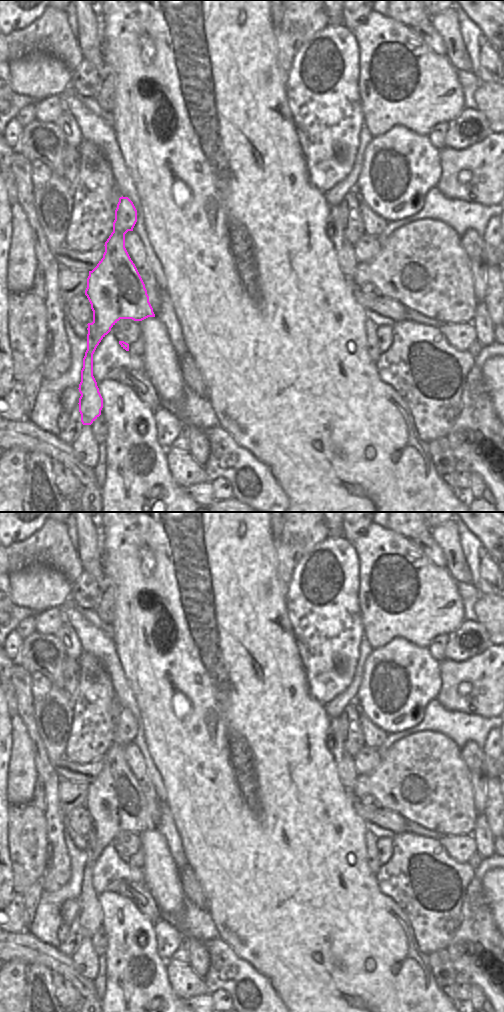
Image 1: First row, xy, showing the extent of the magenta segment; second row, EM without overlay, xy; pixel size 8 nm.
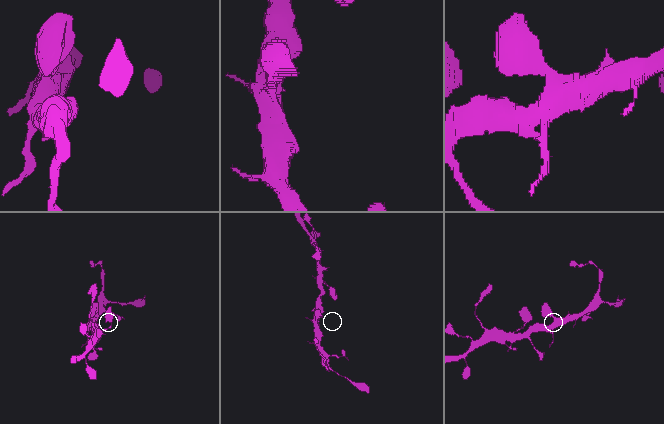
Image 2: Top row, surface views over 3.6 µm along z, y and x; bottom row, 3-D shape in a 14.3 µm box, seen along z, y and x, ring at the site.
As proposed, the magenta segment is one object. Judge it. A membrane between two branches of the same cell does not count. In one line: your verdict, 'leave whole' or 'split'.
leave whole

